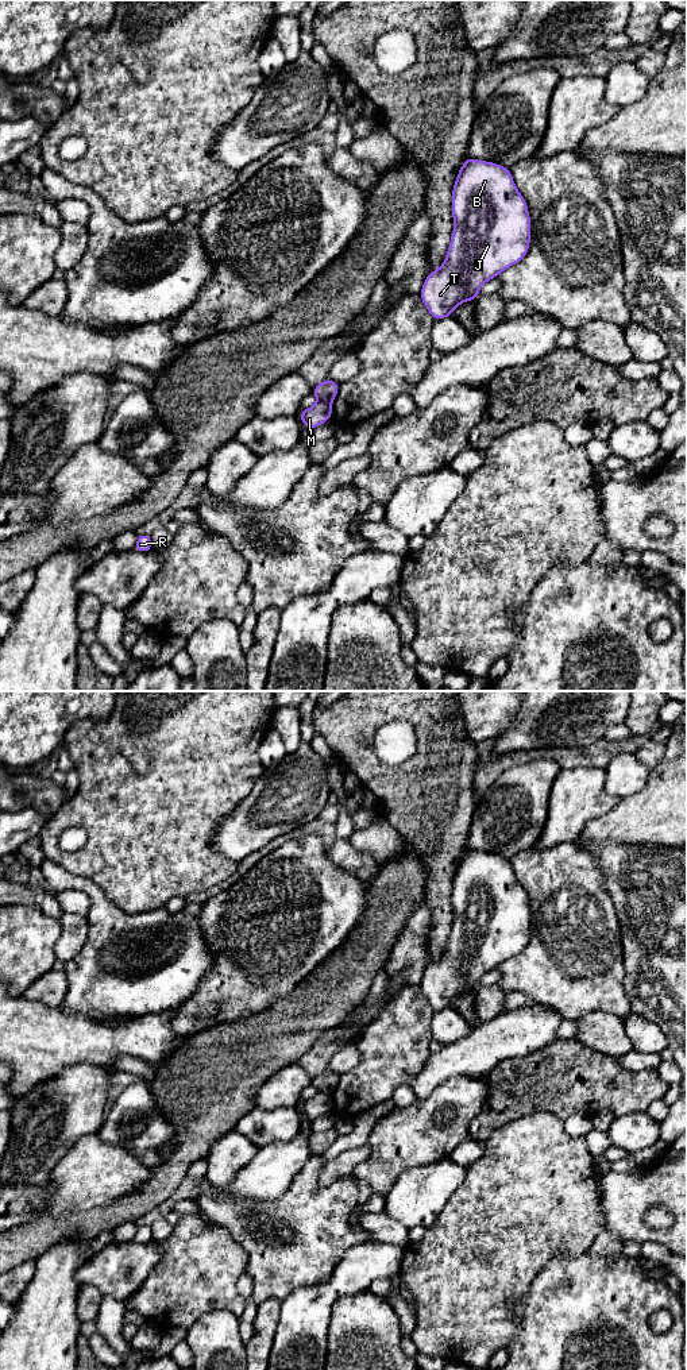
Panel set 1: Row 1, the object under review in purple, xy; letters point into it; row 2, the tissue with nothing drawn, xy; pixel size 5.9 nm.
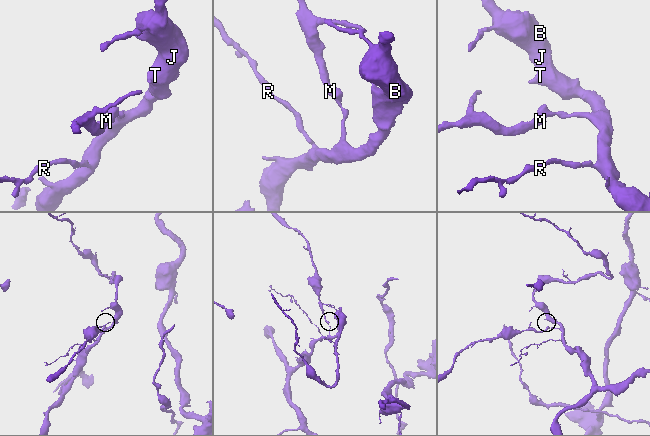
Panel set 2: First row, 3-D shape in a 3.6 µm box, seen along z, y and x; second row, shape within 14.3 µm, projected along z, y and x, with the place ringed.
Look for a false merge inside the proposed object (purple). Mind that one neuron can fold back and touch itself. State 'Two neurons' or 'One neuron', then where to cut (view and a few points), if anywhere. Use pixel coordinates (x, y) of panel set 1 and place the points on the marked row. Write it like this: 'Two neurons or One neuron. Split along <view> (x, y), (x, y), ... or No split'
Two neurons. Split along xy (319, 400), (331, 404)

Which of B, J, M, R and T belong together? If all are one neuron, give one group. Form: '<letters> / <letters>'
B J R T / M

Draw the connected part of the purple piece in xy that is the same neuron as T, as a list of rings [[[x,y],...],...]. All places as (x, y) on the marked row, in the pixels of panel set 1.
[[[467,157],[452,186],[451,212],[454,231],[443,265],[431,271],[418,293],[433,320],[452,317],[452,310],[466,301],[475,301],[483,283],[494,279],[510,266],[520,263],[530,246],[530,216],[522,194],[518,192],[509,167]]]

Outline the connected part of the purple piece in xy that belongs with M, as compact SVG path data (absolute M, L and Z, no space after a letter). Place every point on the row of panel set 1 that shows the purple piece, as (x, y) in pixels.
M317 401L310 408L302 409L300 412L300 418L302 421L302 427L312 431L332 418L332 404Z

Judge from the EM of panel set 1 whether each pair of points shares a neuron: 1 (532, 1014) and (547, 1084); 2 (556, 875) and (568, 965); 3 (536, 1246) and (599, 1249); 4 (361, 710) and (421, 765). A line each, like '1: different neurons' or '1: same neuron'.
1: different neurons
2: same neuron
3: different neurons
4: same neuron

